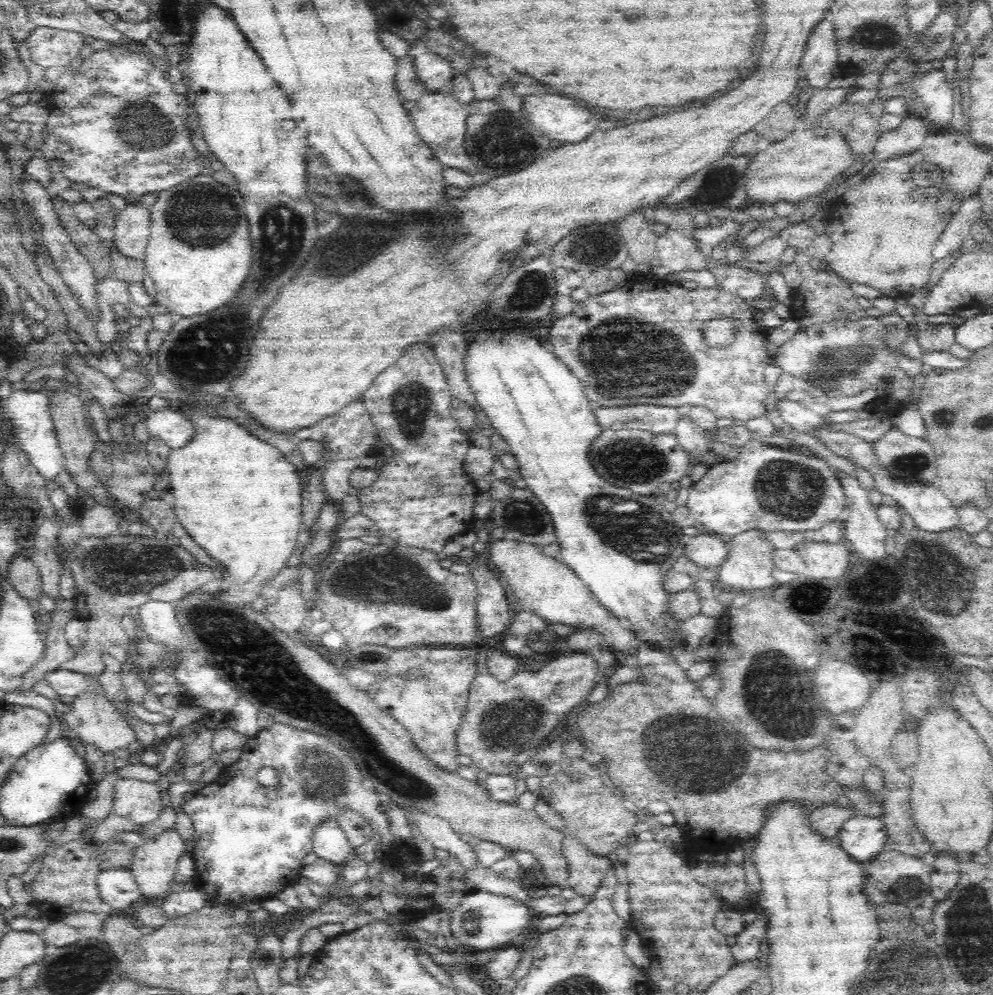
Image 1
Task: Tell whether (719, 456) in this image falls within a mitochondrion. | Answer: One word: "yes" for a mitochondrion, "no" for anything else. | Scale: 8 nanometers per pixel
no

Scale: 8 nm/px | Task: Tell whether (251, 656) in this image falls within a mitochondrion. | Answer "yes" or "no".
yes

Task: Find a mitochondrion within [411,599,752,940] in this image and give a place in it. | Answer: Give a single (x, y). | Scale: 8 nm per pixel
(517, 721)

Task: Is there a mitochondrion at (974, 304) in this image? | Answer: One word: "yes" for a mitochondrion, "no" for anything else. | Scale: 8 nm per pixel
no

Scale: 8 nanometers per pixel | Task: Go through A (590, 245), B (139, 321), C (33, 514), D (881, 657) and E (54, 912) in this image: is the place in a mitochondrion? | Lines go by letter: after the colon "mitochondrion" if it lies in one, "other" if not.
A: mitochondrion
B: other
C: other
D: other
E: other

